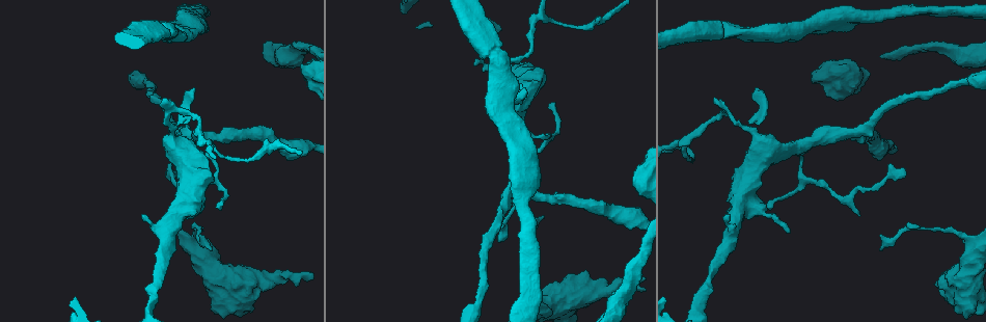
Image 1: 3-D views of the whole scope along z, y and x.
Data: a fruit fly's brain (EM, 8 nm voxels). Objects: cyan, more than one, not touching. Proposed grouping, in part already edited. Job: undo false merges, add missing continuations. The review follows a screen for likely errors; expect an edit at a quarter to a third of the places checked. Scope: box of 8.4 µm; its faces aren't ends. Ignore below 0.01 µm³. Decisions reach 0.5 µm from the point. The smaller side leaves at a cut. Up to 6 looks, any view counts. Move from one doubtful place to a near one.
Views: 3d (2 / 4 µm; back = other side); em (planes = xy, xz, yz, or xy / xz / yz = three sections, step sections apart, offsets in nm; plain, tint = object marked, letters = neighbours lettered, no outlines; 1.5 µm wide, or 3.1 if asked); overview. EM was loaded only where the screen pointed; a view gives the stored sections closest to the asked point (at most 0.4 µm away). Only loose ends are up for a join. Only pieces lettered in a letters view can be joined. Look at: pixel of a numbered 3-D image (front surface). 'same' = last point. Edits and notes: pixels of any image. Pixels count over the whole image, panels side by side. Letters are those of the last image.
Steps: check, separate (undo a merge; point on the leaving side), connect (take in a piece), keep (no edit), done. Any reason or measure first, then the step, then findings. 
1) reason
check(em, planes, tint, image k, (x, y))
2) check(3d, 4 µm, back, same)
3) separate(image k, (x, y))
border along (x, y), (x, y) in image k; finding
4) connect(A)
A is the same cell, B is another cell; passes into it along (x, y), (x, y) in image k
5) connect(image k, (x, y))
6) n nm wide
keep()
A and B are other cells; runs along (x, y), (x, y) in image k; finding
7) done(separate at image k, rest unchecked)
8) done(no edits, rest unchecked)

calibre changes
check(em, xz, step 4, tint, image 1, (300, 277))

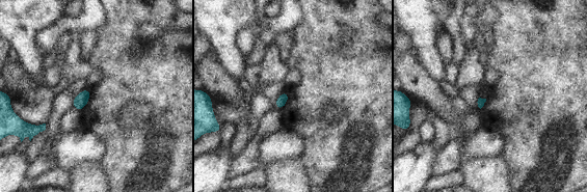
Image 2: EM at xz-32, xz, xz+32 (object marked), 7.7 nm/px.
another direction
check(em, planes, letters, same)

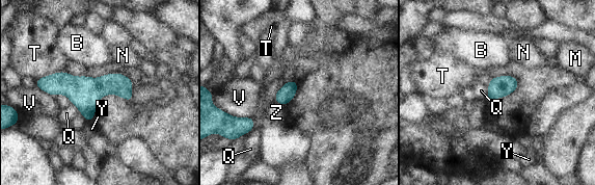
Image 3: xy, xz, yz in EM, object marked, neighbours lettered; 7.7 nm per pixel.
140 nm wide; T touches over 240 nm
keep()
B, M, N, Q, T, V, Y and Z are other cells; continuous, no second neuron

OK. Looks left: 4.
thick turns thin
check(3d, 2 µm, image 1, (307, 144))

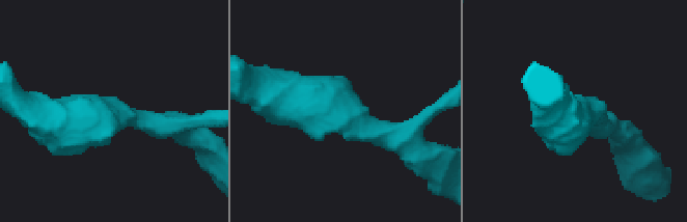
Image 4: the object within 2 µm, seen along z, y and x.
check(em, planes, tint, image 4, (344, 116))

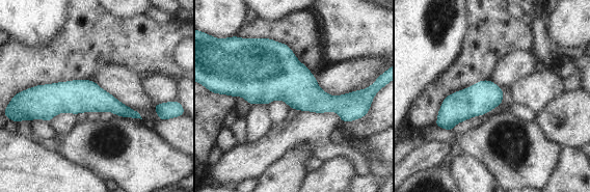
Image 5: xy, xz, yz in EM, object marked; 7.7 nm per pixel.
check(em, planes, letters, same)

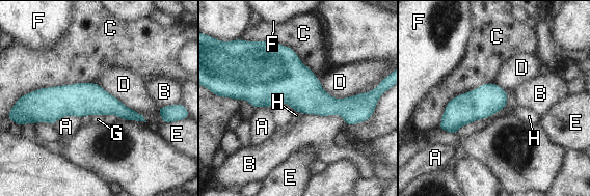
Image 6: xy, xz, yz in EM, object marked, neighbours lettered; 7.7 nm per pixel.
240 nm wide
keep()
A, B, C, D, E, F, G and H are other cells; border along (240, 37), (287, 45), (315, 75) in image 6; continuous, no second neuron

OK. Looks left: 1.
done(no edits, rest unchecked)

